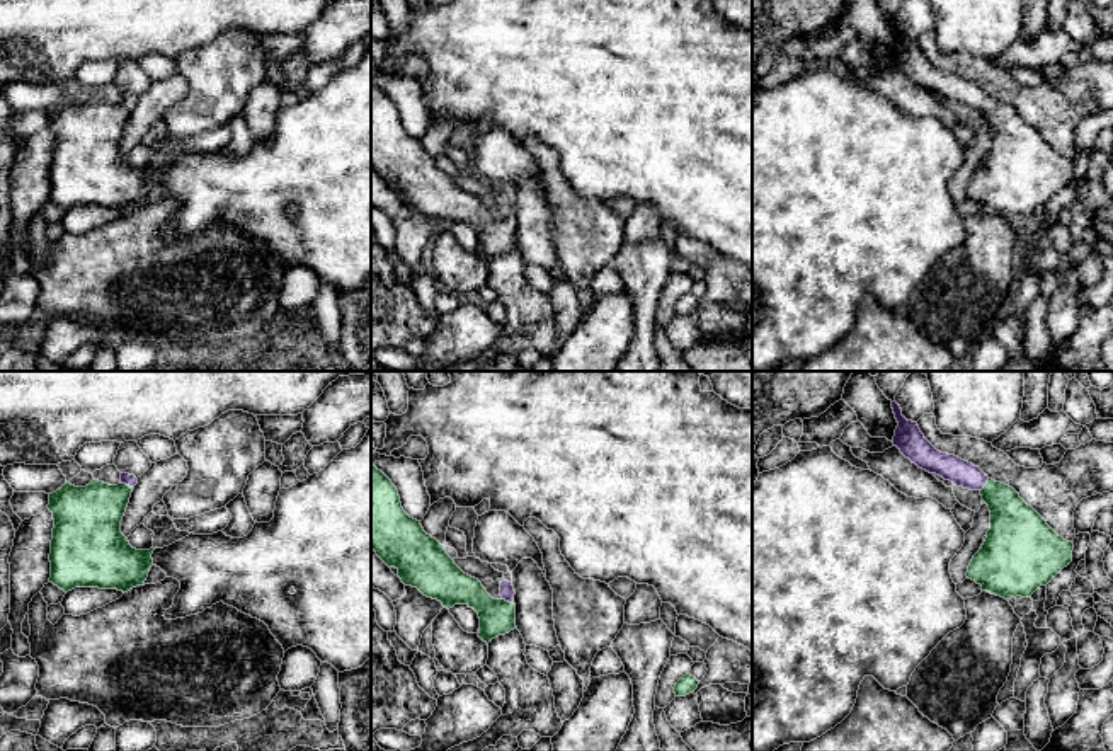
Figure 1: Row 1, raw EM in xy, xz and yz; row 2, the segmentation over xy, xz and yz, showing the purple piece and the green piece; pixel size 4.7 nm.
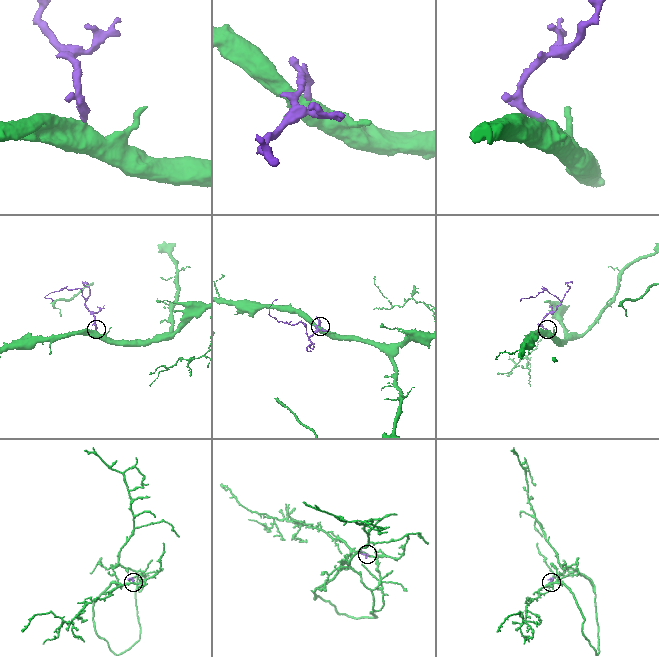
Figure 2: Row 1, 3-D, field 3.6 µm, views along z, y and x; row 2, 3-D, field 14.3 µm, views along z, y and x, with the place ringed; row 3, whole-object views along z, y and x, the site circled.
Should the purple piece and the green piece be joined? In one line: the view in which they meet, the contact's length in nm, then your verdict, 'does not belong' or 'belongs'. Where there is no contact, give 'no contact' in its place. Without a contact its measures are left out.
contact in xz; length 70 nm; belongs

